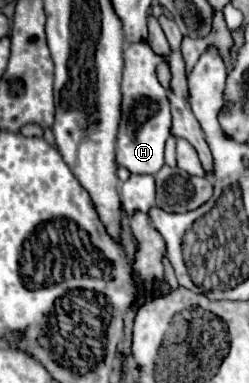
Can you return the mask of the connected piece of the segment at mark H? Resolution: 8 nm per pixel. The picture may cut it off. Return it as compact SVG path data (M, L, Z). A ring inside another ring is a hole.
M132 43L124 51L124 79L122 79L122 123L116 143L116 161L130 173L150 173L156 175L164 165L164 143L170 137L170 103L166 89L156 79L156 65L164 57L156 55L152 47L142 43ZM132 115L136 127L128 127L128 117Z

